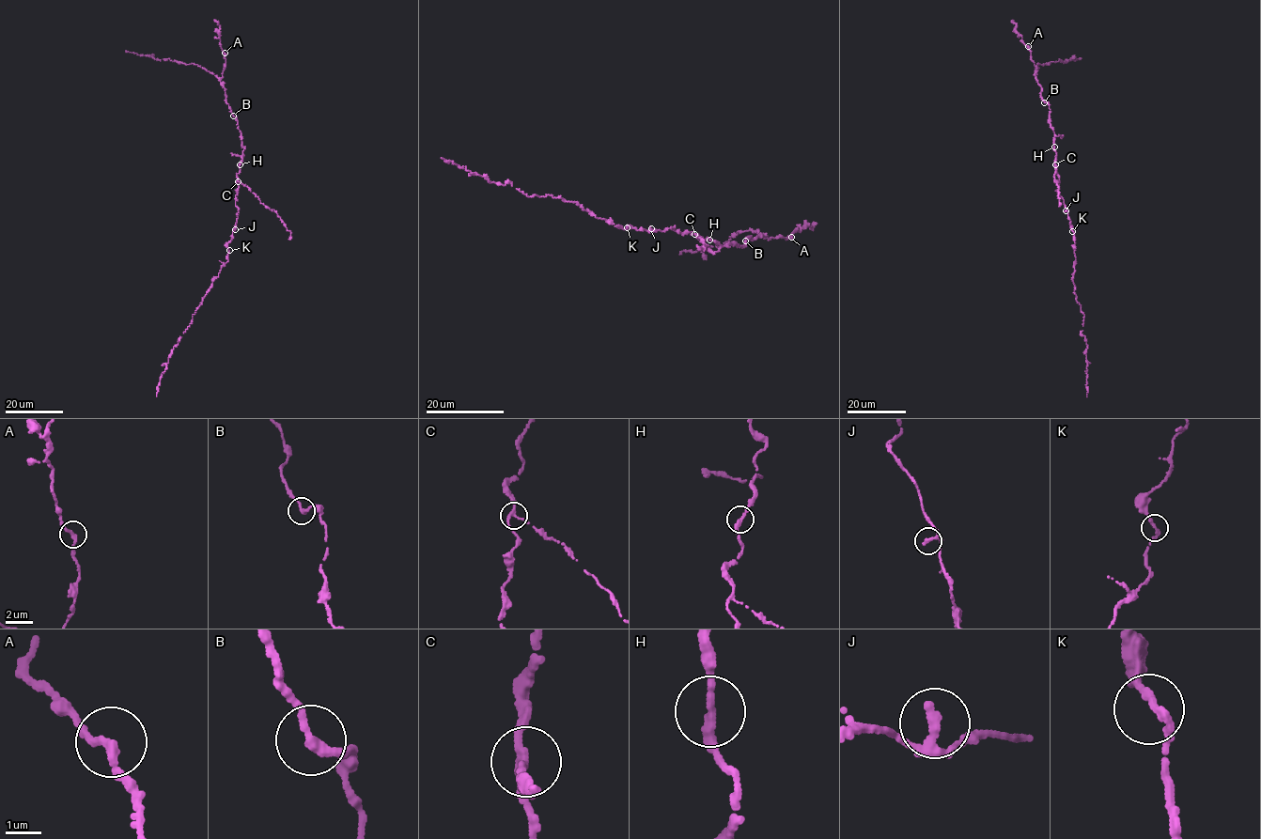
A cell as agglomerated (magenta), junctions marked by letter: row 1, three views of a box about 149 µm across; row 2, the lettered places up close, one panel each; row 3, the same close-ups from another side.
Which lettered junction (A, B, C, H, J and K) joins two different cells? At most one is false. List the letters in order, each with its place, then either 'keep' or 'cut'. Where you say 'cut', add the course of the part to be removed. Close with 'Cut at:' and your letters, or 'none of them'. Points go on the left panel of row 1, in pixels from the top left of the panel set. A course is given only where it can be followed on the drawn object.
A: (225, 53) | keep
B: (233, 116) | keep
C: (238, 181) | cut | (238, 181), (248, 188), (260, 203), (276, 211), (290, 231), (288, 240)
H: (240, 164) | keep
J: (235, 229) | keep
K: (229, 250) | keep
Cut at: C

